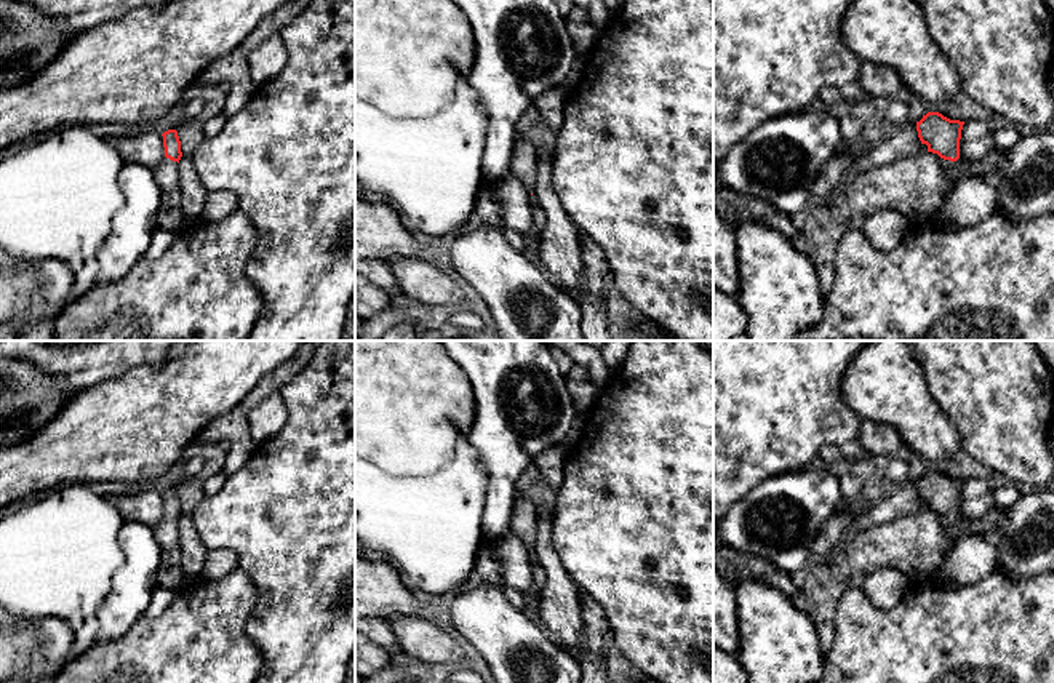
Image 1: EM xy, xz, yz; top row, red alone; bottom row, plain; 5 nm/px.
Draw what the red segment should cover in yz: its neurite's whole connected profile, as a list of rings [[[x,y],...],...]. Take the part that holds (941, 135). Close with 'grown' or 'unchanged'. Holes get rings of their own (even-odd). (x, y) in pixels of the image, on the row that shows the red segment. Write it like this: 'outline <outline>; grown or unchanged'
outline [[[928,112],[916,122],[916,131],[928,152],[945,160],[945,168],[955,174],[955,162],[960,158],[960,139],[964,122],[950,120],[939,112]]]; grown

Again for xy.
outline [[[168,130],[162,136],[165,157],[154,170],[162,194],[157,227],[174,234],[186,219],[179,192],[179,160],[182,152],[176,130]]]; grown

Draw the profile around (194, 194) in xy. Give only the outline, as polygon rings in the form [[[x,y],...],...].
[[[181,157],[179,160],[179,192],[184,216],[190,221],[200,221],[210,192],[200,181],[192,158],[189,157]]]

